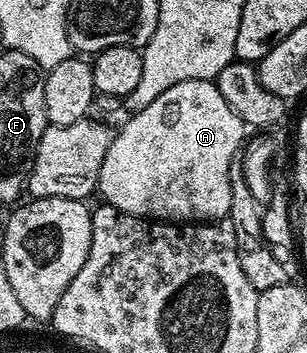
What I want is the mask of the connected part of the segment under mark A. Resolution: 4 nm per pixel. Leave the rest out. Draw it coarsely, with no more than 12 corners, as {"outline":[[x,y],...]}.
{"outline":[[179,81],[113,136],[97,191],[162,223],[231,209],[243,120]]}

